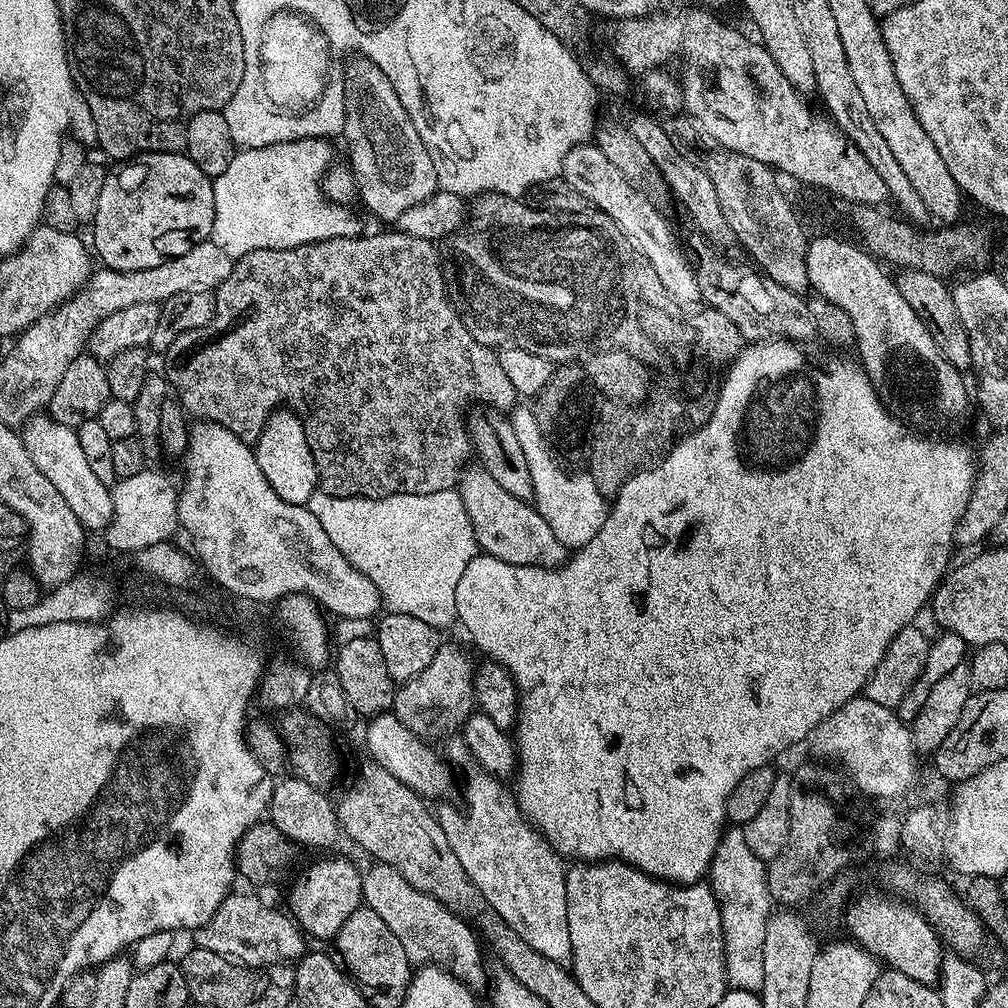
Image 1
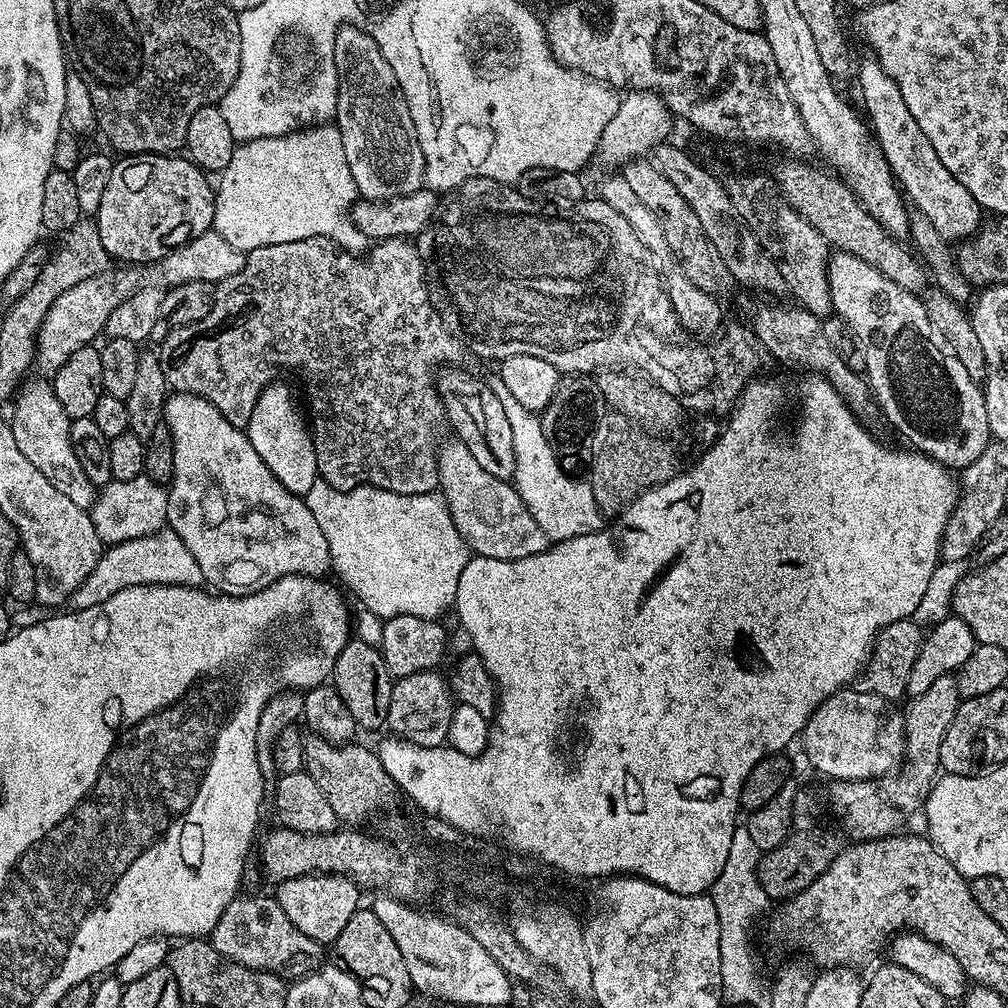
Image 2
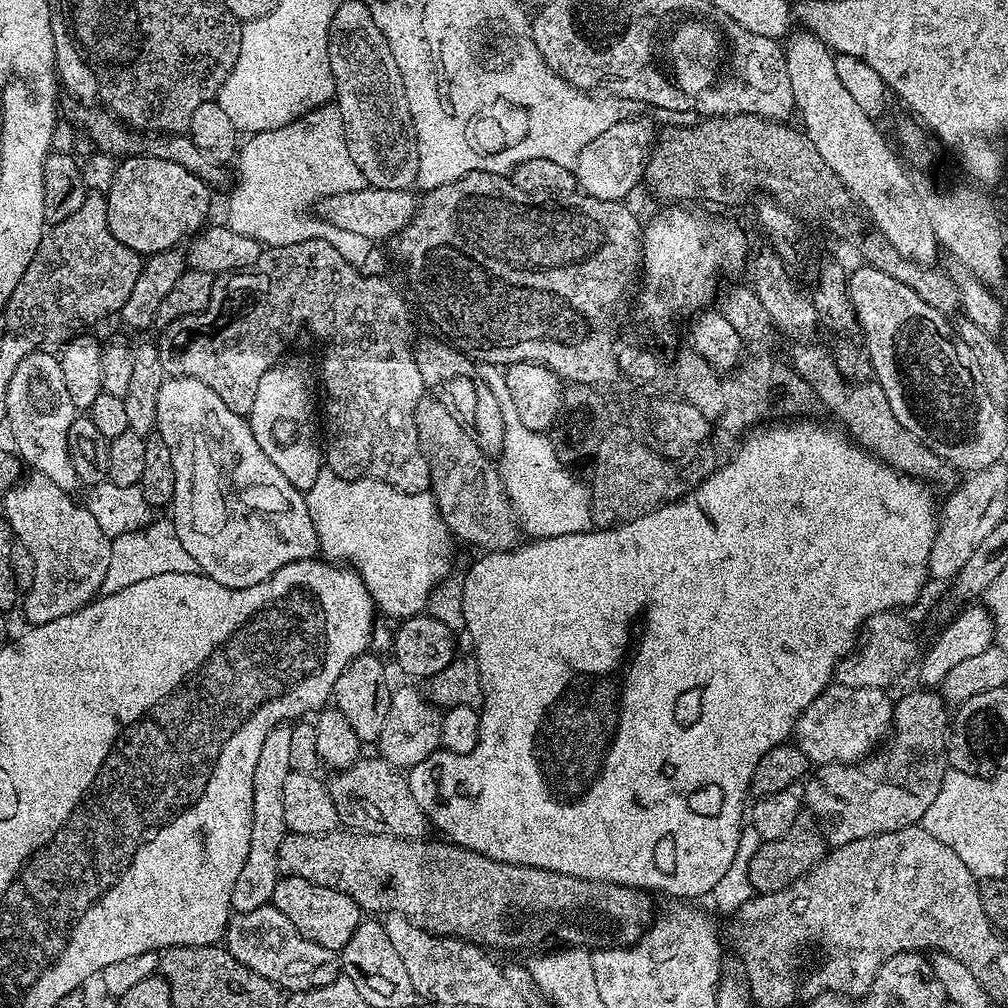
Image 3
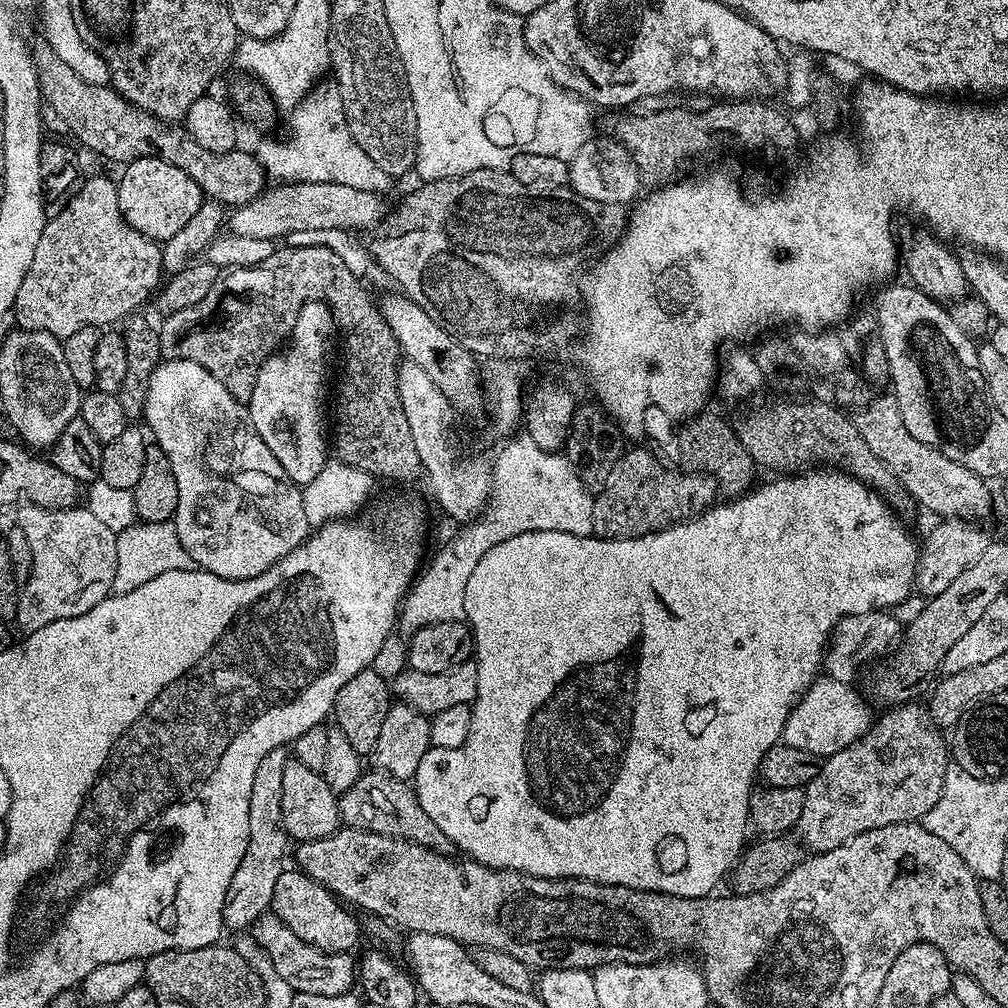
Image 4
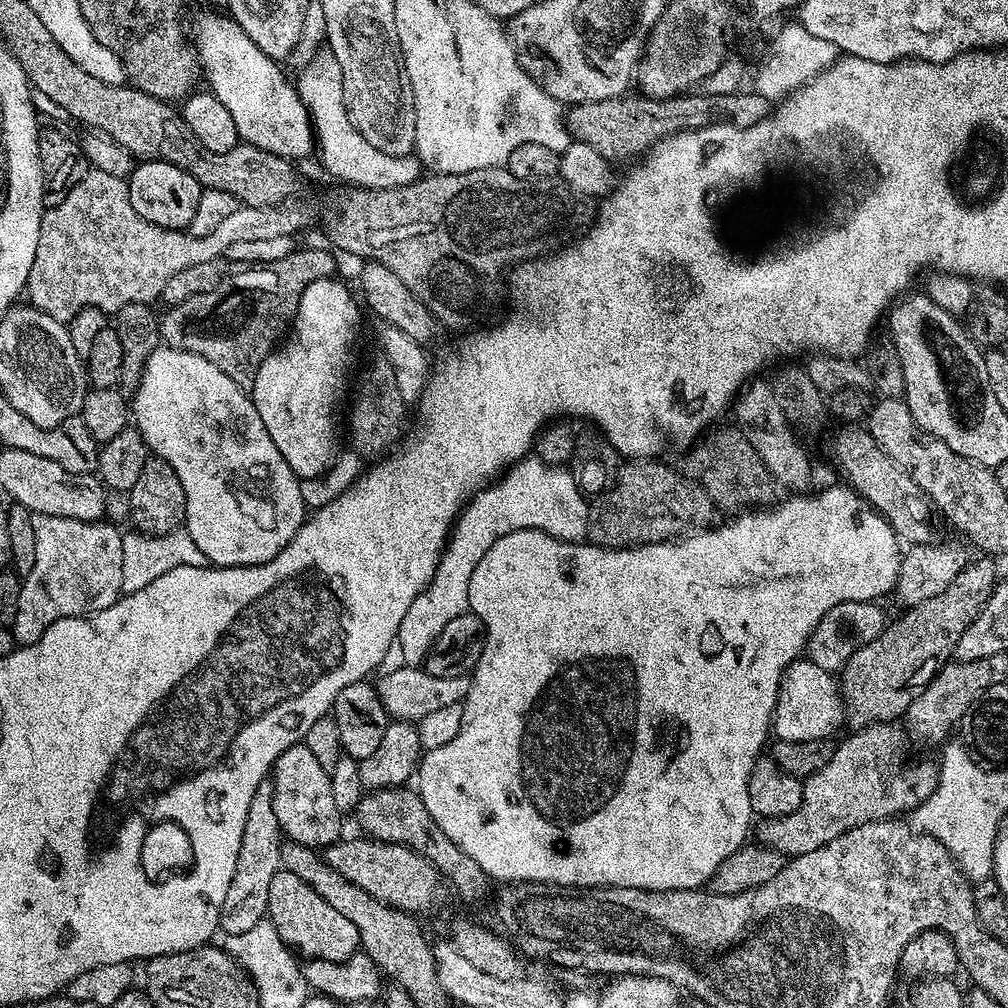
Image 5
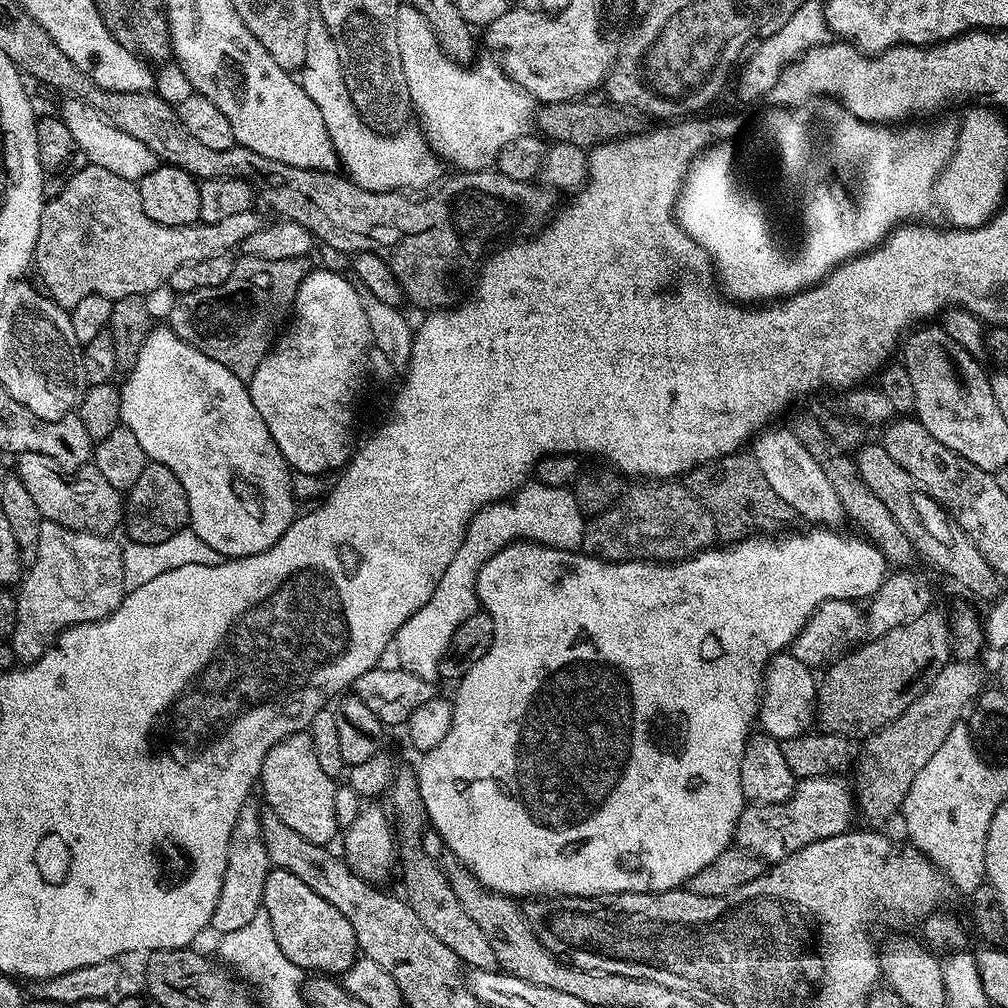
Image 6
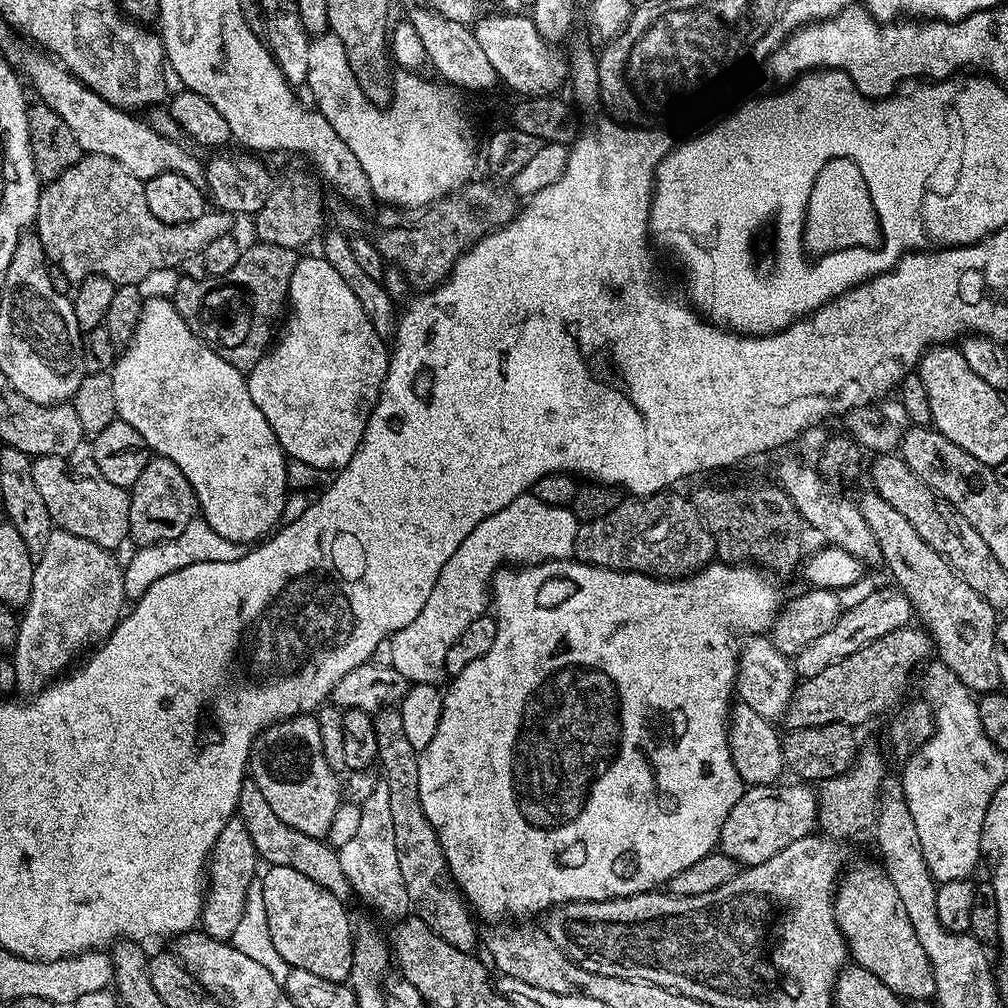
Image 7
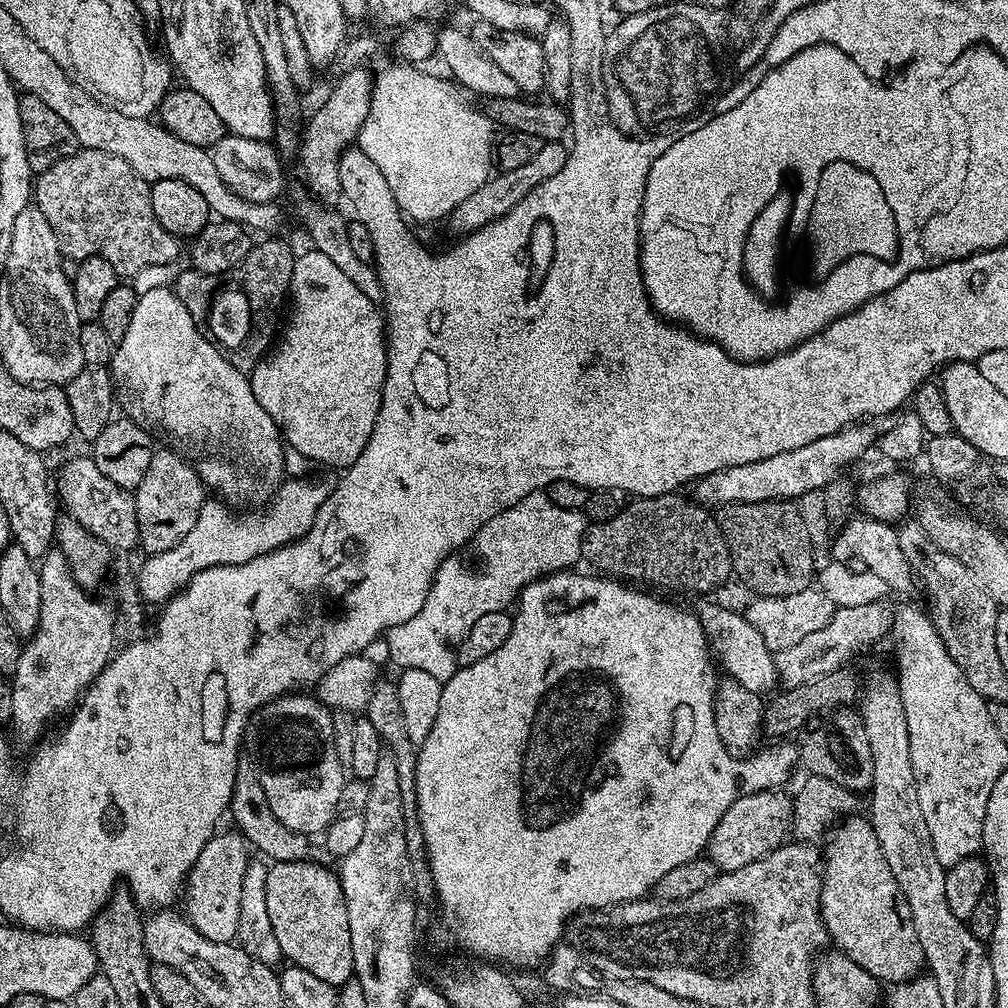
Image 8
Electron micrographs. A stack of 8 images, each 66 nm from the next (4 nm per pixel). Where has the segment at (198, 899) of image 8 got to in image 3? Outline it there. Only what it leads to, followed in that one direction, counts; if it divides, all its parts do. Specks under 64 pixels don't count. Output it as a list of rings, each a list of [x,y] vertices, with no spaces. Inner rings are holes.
[[[291,723],[276,724],[263,739],[261,753],[255,758],[254,774],[251,775],[254,790],[252,791],[253,822],[251,830],[250,852],[246,862],[243,863],[242,871],[234,884],[231,894],[232,909],[235,913],[249,913],[251,910],[260,909],[271,903],[274,887],[280,877],[277,866],[278,848],[282,838],[287,836],[285,826],[286,816],[283,813],[285,802],[283,801],[283,787],[286,778],[293,771],[290,764]]]

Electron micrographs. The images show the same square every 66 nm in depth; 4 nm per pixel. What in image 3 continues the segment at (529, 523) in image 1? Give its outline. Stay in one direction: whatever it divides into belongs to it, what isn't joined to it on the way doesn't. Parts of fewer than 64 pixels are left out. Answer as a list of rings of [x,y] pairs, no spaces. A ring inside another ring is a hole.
[[[431,398],[421,399],[416,407],[416,425],[422,454],[430,466],[431,495],[444,525],[457,541],[465,540],[484,552],[507,552],[517,547],[522,529],[512,511],[499,467],[493,457],[482,454],[474,438],[462,430],[462,422]]]

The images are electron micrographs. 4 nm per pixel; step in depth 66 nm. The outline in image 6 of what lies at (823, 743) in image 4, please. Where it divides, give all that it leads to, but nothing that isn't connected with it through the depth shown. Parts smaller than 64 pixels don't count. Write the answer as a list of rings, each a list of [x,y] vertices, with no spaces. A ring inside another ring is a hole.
[[[785,650],[768,661],[764,670],[764,686],[760,694],[758,724],[767,735],[781,742],[796,740],[814,724],[814,713],[818,708],[818,676],[809,665]]]

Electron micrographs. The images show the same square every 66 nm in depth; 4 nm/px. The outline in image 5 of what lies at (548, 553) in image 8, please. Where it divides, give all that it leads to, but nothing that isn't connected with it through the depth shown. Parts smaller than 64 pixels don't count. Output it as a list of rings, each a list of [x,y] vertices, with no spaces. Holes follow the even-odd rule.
[[[535,454],[529,455],[512,465],[499,479],[481,489],[464,505],[452,525],[434,578],[426,590],[422,590],[422,594],[410,602],[410,610],[406,610],[406,618],[402,618],[396,644],[405,665],[423,665],[446,622],[469,611],[470,574],[474,574],[474,566],[482,562],[482,554],[486,554],[486,550],[490,550],[498,538],[527,528],[545,532],[548,536],[571,544],[579,544],[587,537],[590,504],[580,491],[577,477],[573,473],[571,476],[568,470],[564,466],[542,462]]]

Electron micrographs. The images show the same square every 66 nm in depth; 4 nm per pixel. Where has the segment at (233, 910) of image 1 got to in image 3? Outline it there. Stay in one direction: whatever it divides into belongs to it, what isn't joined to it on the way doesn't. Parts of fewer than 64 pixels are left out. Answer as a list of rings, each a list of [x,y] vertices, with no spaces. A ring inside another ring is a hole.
[[[271,903],[249,913],[237,912],[228,921],[228,931],[222,937],[228,952],[238,958],[250,970],[262,974],[285,993],[305,992],[318,986],[330,986],[330,982],[341,979],[340,953],[310,942],[298,934],[294,922],[282,914]]]

